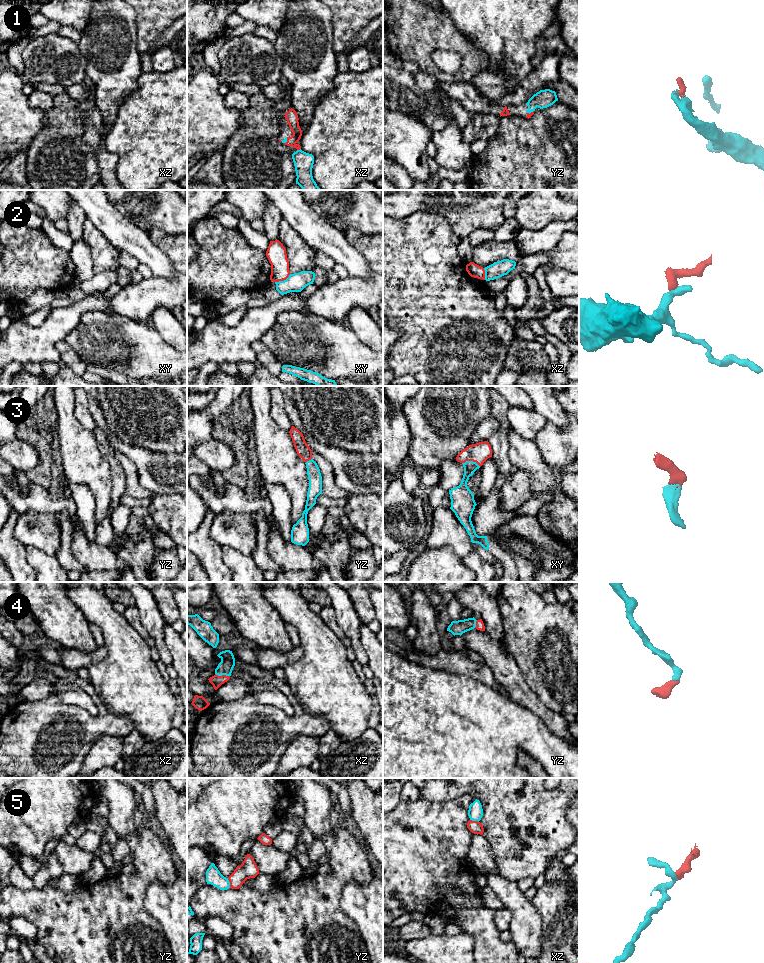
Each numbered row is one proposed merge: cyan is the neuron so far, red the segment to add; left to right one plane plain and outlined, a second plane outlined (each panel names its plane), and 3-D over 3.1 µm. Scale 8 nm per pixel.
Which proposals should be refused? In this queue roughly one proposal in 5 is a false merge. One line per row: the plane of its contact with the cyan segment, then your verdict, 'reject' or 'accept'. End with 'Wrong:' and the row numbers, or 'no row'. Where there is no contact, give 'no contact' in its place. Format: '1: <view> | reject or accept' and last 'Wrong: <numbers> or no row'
1: xz | accept
2: xy | reject
3: xy | accept
4: xz | accept
5: yz | reject
Wrong: 2, 5

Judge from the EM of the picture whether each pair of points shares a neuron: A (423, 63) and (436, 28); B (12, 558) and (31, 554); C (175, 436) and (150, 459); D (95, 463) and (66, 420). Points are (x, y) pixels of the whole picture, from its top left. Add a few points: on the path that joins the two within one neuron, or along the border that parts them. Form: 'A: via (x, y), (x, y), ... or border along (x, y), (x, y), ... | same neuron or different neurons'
A: via (423, 54), (423, 41), (427, 37) | same neuron
B: border along (24, 547), (26, 561), (35, 571) | different neurons
C: border along (135, 446), (176, 454) | different neurons
D: via (84, 452), (78, 446), (70, 431) | same neuron

